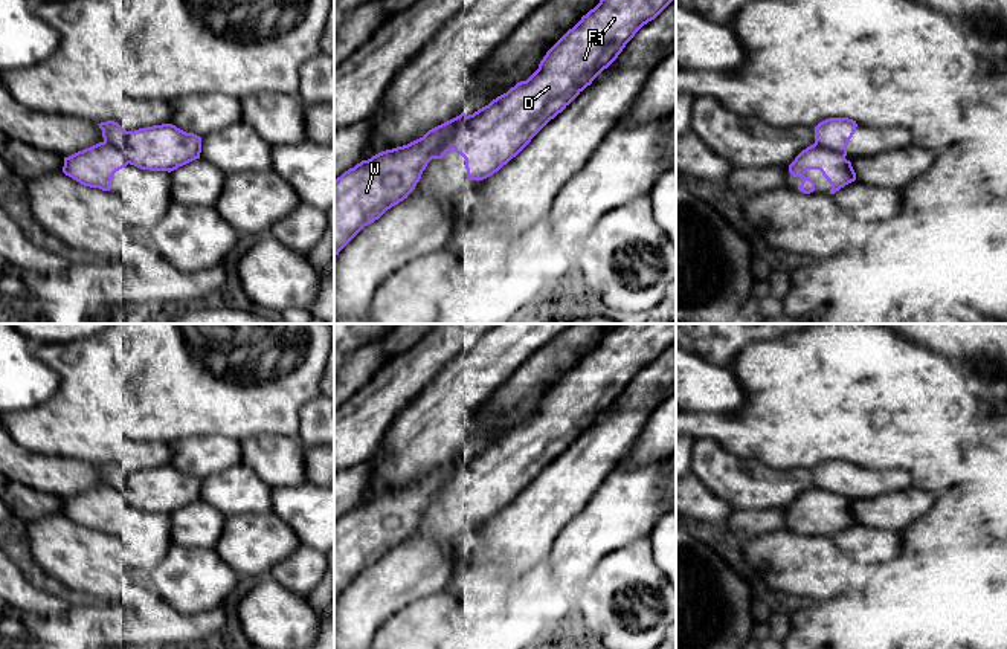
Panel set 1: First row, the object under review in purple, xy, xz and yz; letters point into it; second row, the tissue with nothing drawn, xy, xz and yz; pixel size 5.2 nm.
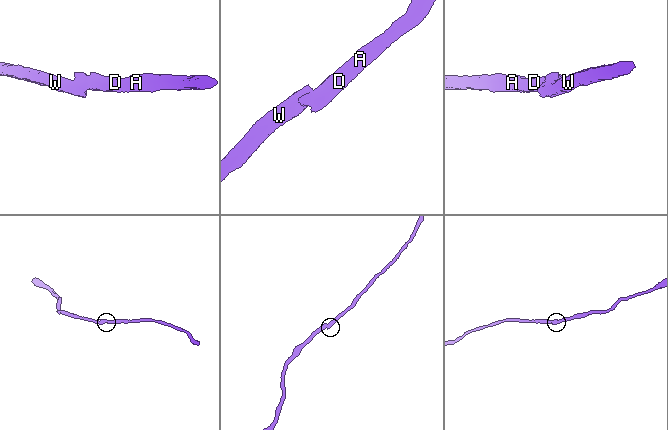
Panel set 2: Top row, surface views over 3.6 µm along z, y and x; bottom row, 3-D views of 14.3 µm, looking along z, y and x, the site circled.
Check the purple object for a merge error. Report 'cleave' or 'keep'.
keep

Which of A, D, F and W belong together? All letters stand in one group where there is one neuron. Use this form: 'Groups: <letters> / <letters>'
Groups: A D F W

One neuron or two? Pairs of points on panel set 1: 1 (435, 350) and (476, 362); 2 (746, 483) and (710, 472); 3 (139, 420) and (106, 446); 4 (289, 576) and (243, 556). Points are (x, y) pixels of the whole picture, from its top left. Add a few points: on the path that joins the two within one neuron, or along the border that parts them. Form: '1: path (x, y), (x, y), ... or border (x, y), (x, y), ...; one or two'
1: border (478, 339), (453, 356), (429, 381); two
2: path (737, 483), (730, 477), (719, 475); one
3: border (127, 435), (135, 440), (162, 443); two
4: border (299, 545), (269, 571); two

